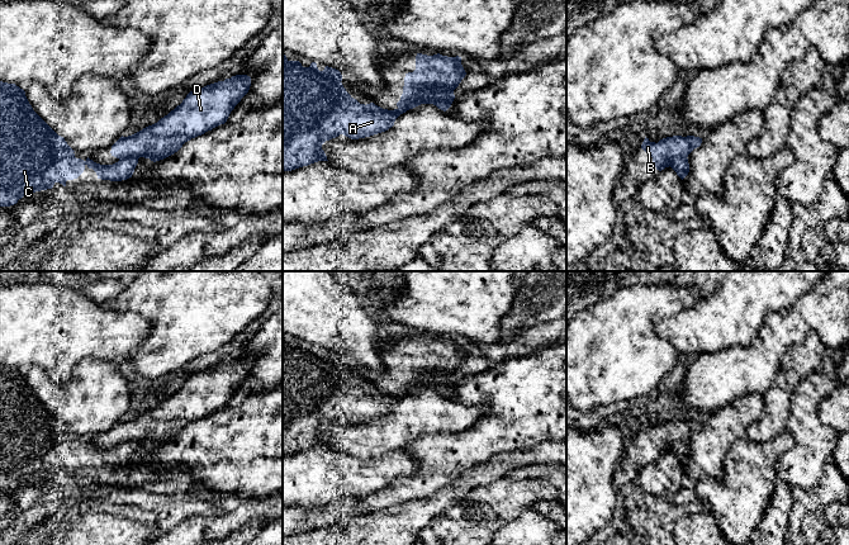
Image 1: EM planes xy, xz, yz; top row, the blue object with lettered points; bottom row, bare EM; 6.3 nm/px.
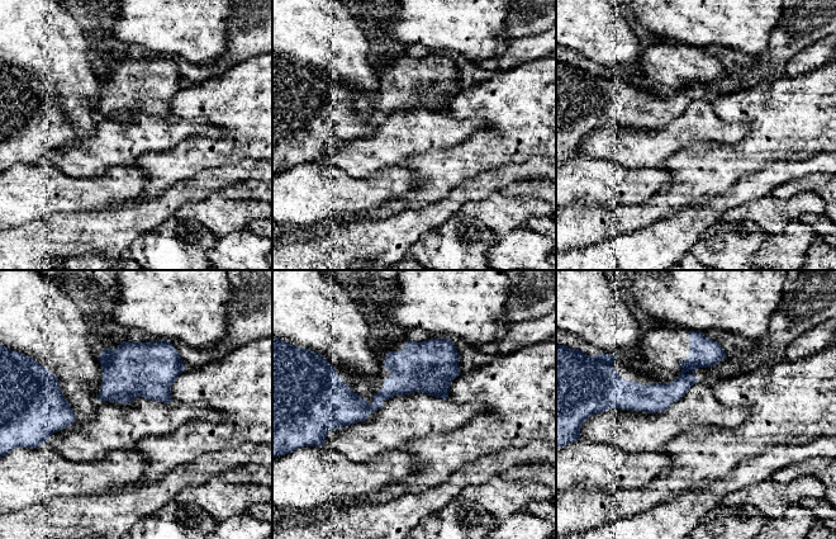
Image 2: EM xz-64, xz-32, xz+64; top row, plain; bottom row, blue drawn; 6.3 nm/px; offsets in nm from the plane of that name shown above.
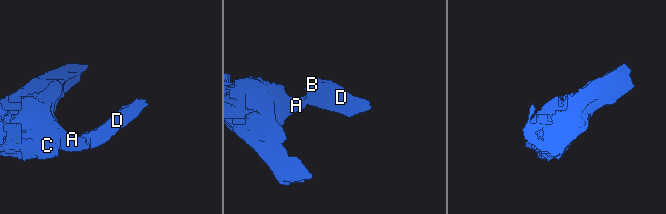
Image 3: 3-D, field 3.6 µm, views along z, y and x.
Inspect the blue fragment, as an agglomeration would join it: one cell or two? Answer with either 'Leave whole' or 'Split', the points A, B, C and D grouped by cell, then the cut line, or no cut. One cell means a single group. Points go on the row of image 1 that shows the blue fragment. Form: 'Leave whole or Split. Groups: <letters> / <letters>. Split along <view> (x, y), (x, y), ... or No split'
Split. Groups: A C / B D. Split along xz (411, 104), (393, 110)

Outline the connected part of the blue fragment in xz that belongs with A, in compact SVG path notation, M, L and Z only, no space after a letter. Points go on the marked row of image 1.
M283 53L283 172L291 171L318 161L328 161L322 144L326 141L343 134L351 139L370 137L388 131L395 119L409 110L409 105L398 112L383 109L374 103L360 104L342 85L342 75L338 70L326 66L319 71L316 62L303 67L299 61L289 61Z

